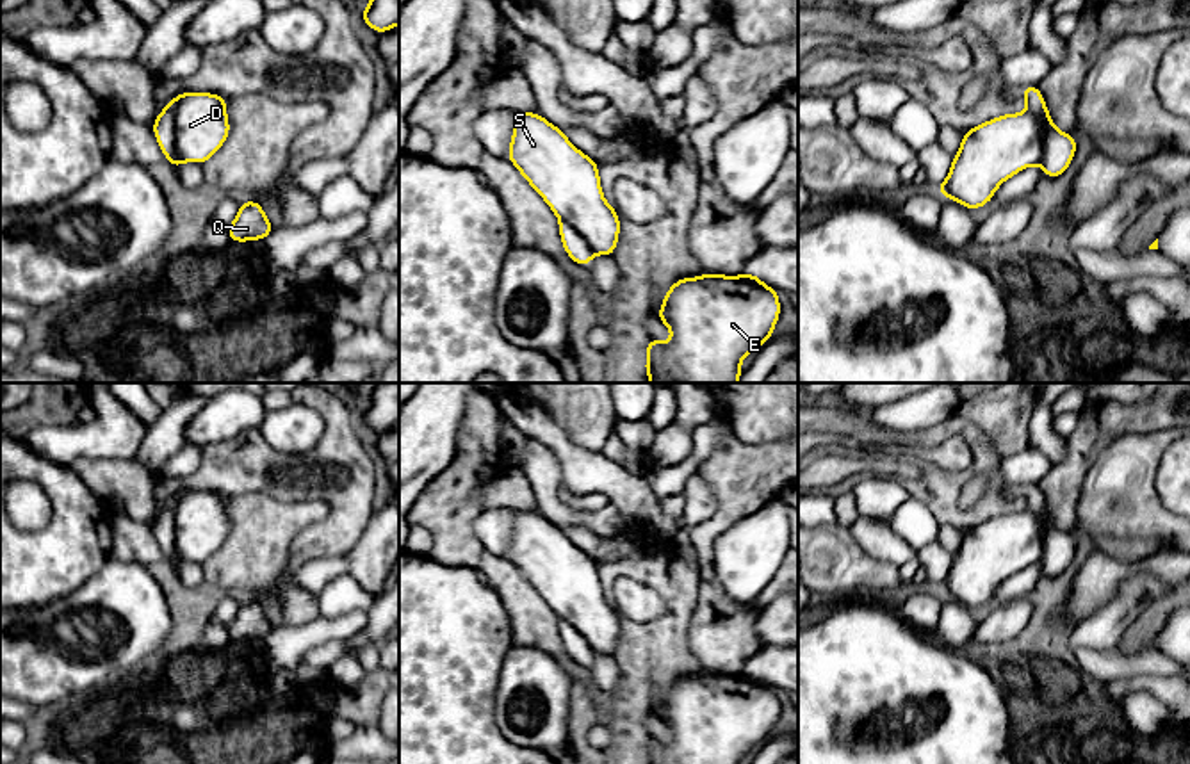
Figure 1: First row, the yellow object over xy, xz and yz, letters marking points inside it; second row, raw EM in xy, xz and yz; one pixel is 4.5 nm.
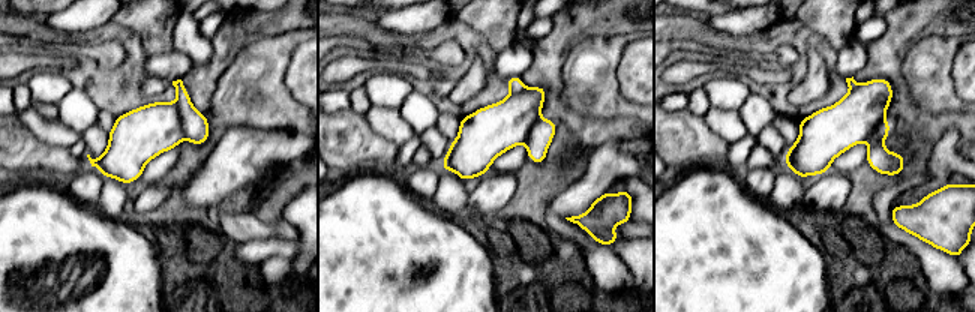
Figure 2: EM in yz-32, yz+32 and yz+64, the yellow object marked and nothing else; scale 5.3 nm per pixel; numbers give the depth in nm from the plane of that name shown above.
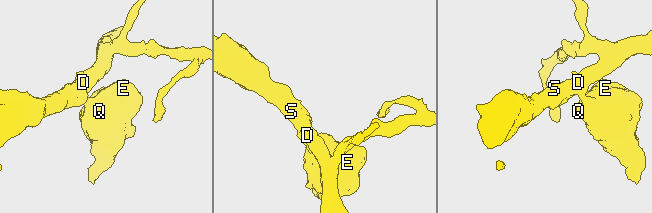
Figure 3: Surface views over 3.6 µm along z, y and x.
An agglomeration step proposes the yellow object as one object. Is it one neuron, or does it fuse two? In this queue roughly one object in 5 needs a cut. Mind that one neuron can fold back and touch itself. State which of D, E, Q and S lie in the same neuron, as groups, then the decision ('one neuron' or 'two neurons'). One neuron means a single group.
D S / E Q | two neurons

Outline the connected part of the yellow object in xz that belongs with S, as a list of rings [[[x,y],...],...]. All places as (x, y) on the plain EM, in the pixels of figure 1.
[[[511,511],[508,559],[556,616],[586,638],[593,654],[613,655],[620,636],[620,614],[604,598],[599,563],[543,515]]]

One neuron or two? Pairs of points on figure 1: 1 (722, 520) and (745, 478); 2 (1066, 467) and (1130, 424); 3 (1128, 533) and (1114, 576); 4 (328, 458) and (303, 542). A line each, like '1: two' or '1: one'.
1: one
2: one
3: two
4: one

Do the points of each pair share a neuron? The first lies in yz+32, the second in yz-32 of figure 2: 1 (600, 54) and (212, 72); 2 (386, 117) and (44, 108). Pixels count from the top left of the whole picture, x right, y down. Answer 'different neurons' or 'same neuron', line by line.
1: different neurons
2: different neurons

